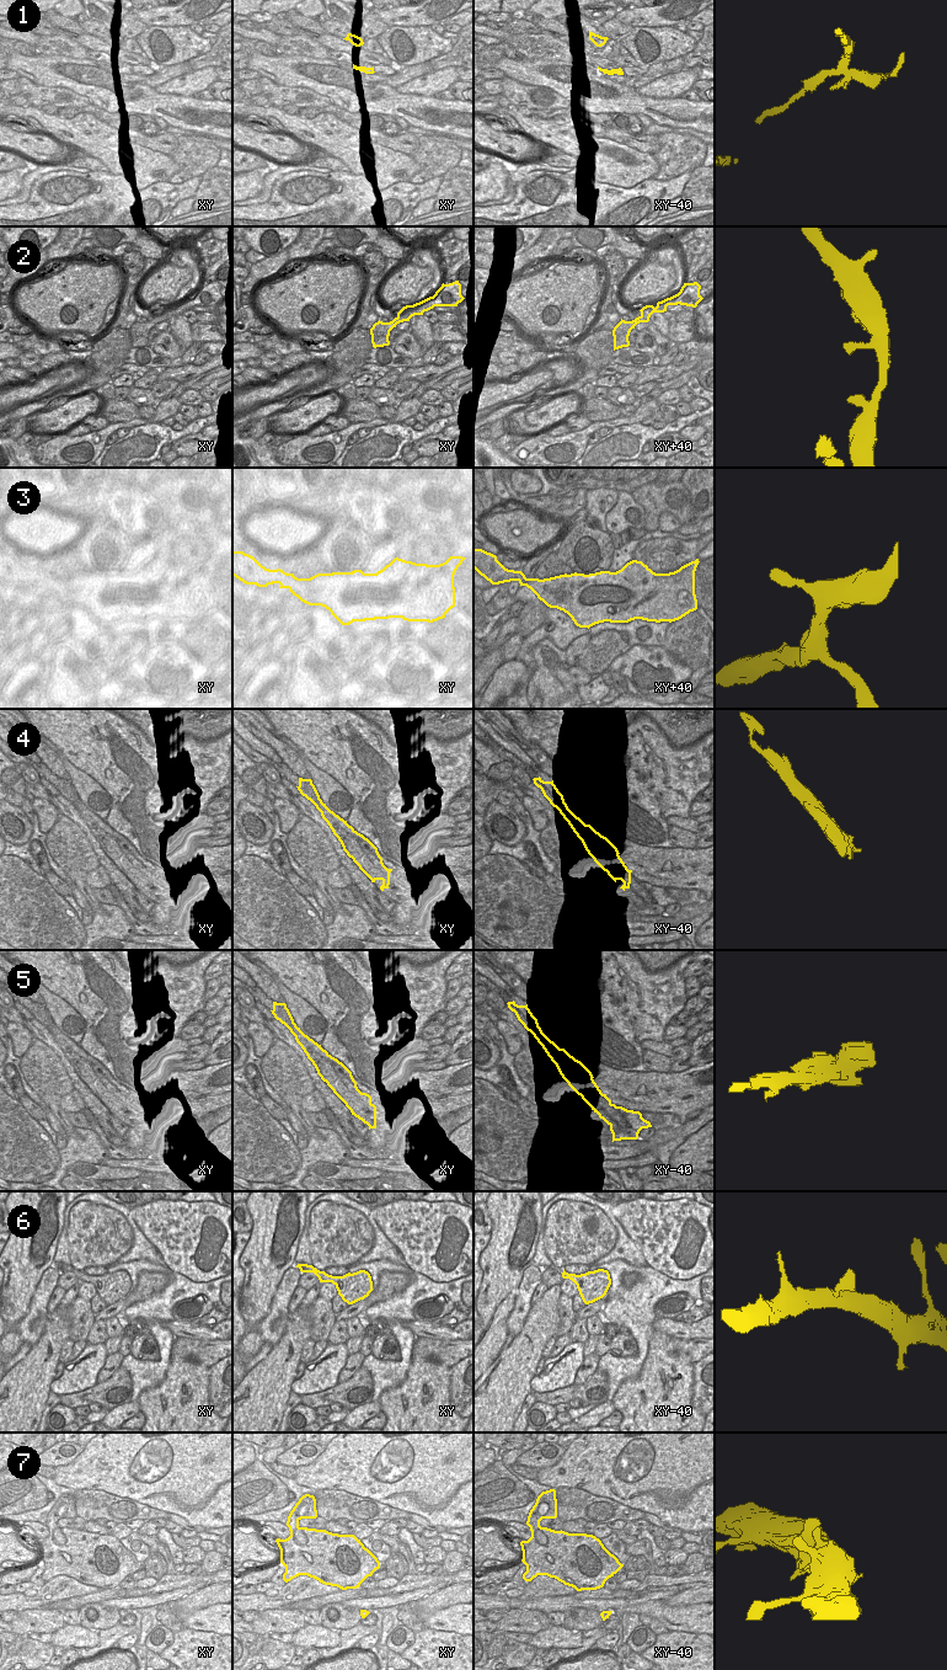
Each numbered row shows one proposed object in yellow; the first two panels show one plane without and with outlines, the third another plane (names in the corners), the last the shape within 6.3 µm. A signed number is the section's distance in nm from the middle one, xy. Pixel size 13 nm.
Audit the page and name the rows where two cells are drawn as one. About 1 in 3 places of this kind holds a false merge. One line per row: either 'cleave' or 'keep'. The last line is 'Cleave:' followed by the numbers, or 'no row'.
1: keep
2: keep
3: keep
4: keep
5: cleave
6: keep
7: keep
Cleave: 5

